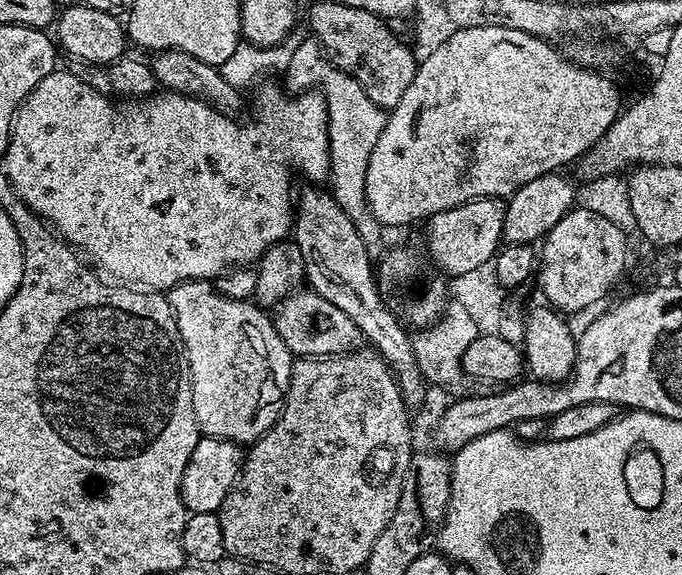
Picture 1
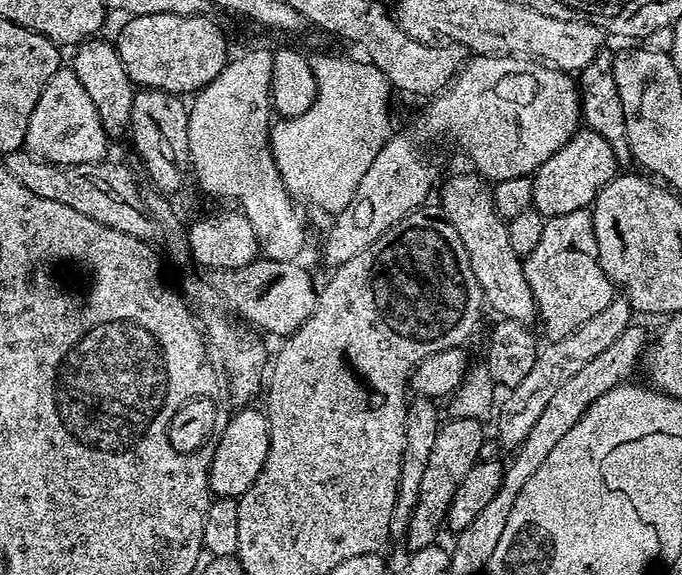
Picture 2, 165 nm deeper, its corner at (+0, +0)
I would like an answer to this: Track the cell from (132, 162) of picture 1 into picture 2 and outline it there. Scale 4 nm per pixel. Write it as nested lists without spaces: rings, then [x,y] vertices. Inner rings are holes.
[[[58,71],[46,82],[38,106],[30,114],[24,143],[27,151],[52,164],[98,164],[107,157],[104,155],[108,152],[110,137],[104,133],[98,110],[94,110],[94,102],[90,102],[90,94],[86,94],[86,86],[78,82],[75,72]]]

